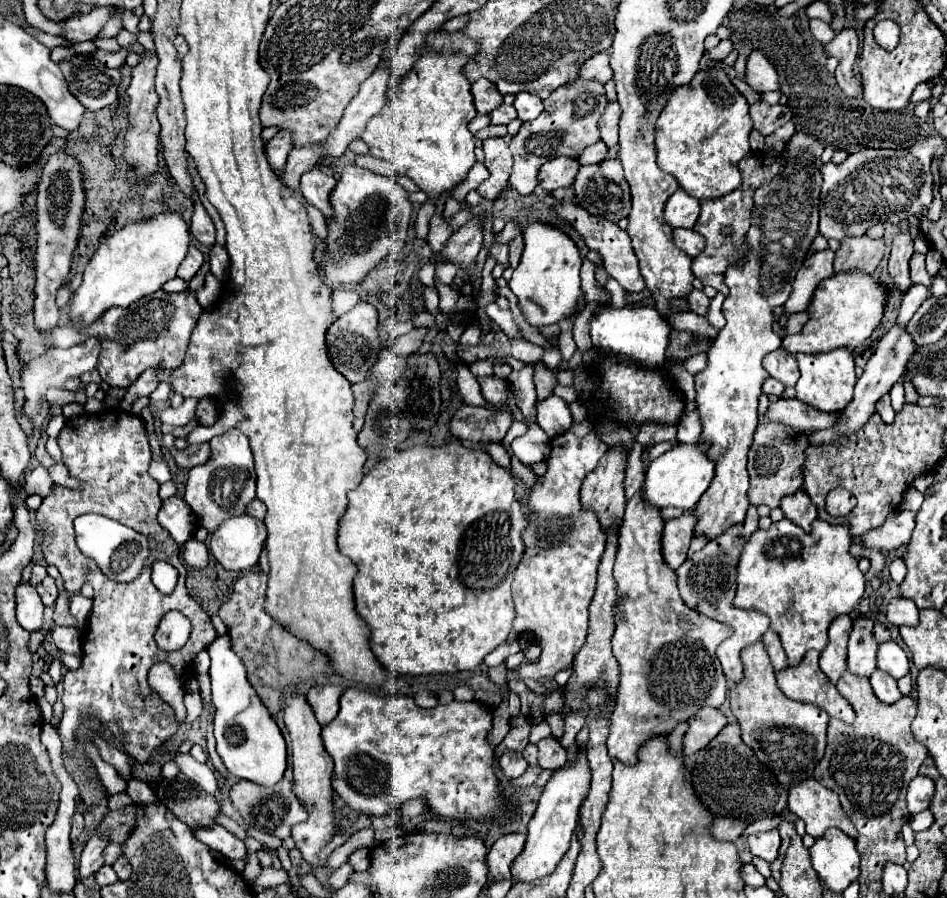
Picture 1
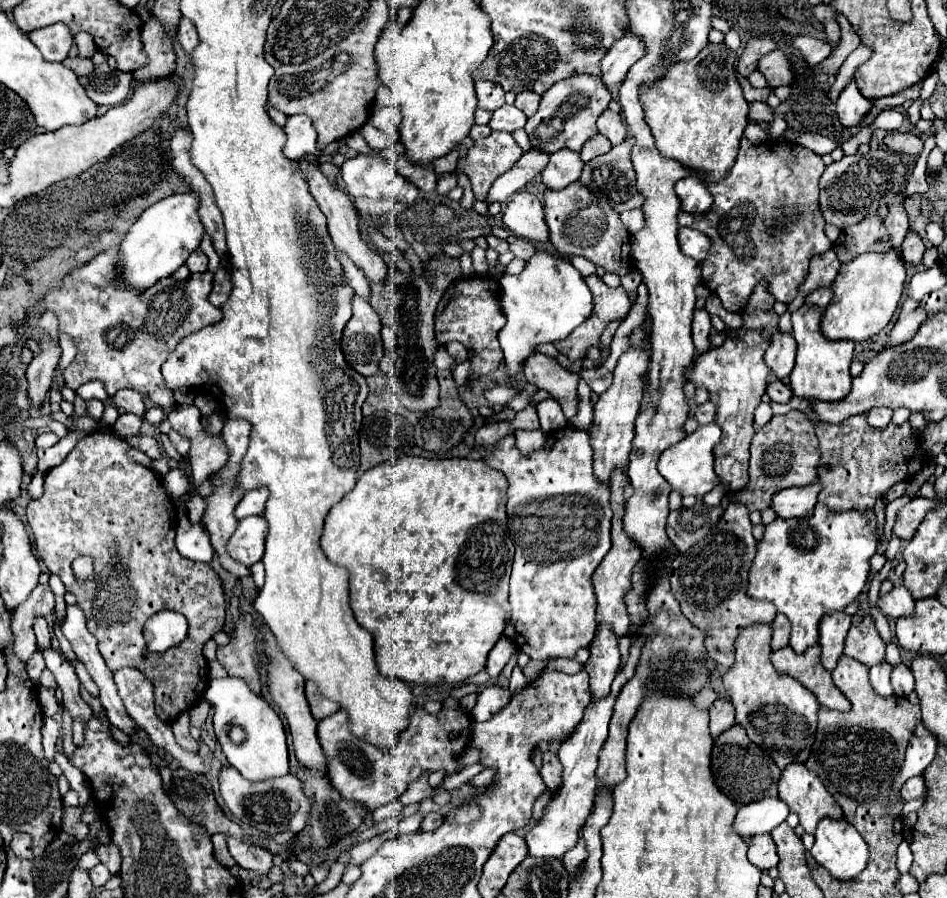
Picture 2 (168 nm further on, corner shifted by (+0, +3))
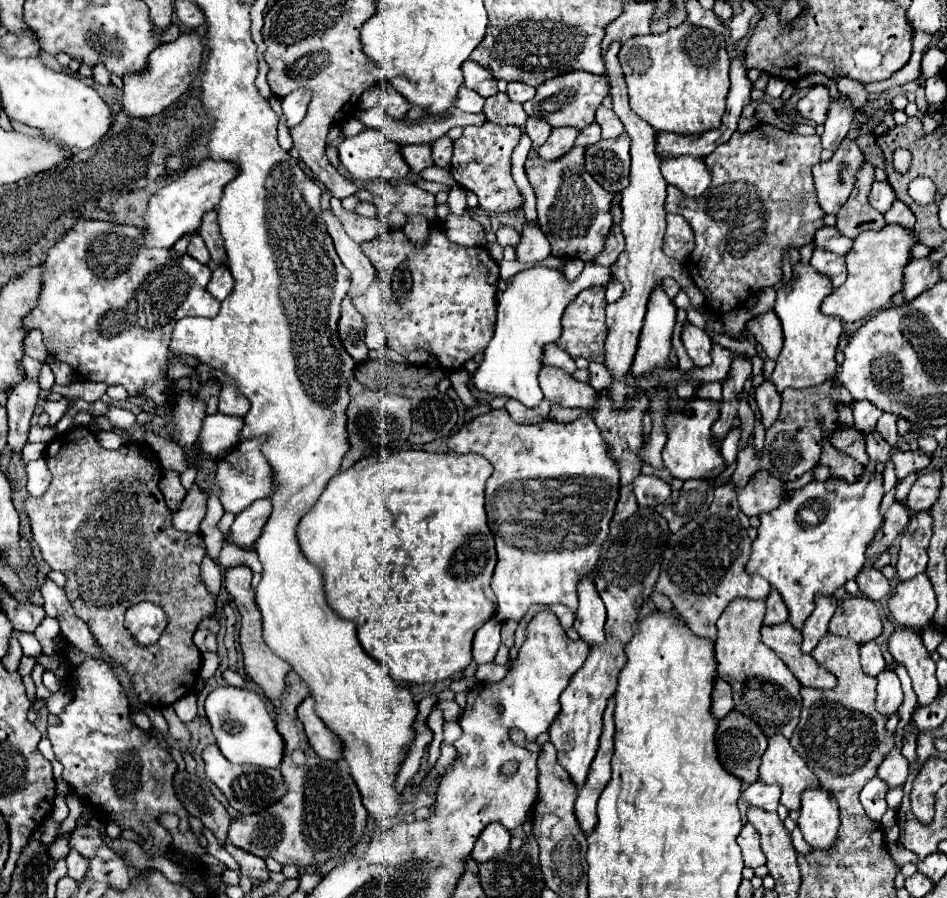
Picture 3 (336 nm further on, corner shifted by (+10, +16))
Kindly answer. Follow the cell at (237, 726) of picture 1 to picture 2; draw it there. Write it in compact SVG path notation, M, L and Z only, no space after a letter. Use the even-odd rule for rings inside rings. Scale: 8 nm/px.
M212 679L204 697L214 709L214 731L222 753L244 779L266 781L288 773L288 745L284 725L276 711L260 695L254 695L244 679Z

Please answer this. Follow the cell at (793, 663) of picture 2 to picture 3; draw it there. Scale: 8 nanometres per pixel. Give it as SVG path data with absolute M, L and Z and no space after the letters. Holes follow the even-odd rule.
M782 622L776 626L762 626L762 642L776 652L776 656L792 670L796 680L802 686L830 690L836 686L836 678L824 670L810 654L800 650L802 634L792 628L790 622Z

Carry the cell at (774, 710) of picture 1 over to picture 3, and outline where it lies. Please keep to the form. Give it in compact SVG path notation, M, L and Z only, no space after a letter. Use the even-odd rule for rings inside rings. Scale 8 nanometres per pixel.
M736 598L728 604L716 622L716 660L718 676L732 686L736 710L750 714L762 732L770 738L774 734L792 736L800 714L800 682L792 676L788 666L766 646L760 638L760 626L766 612L764 600Z

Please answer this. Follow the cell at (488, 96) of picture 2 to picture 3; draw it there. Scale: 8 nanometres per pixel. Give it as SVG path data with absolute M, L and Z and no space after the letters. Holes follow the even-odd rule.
M466 60L462 64L462 72L464 72L464 84L474 92L478 92L482 98L494 96L498 92L498 86L496 86L498 80L492 76L492 72L488 72L488 68L472 60Z

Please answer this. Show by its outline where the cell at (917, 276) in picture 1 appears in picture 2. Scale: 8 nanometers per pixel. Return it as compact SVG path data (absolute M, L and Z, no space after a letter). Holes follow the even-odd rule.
M908 233L906 241L902 243L902 257L910 265L922 265L922 255L924 255L924 241L916 233Z

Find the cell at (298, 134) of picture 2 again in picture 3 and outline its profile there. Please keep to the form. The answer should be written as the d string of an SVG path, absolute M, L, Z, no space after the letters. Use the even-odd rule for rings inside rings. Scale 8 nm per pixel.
M298 88L284 98L282 110L284 110L284 116L286 116L288 128L292 128L292 126L296 126L304 120L310 100L312 100L312 92L306 90L306 88Z

